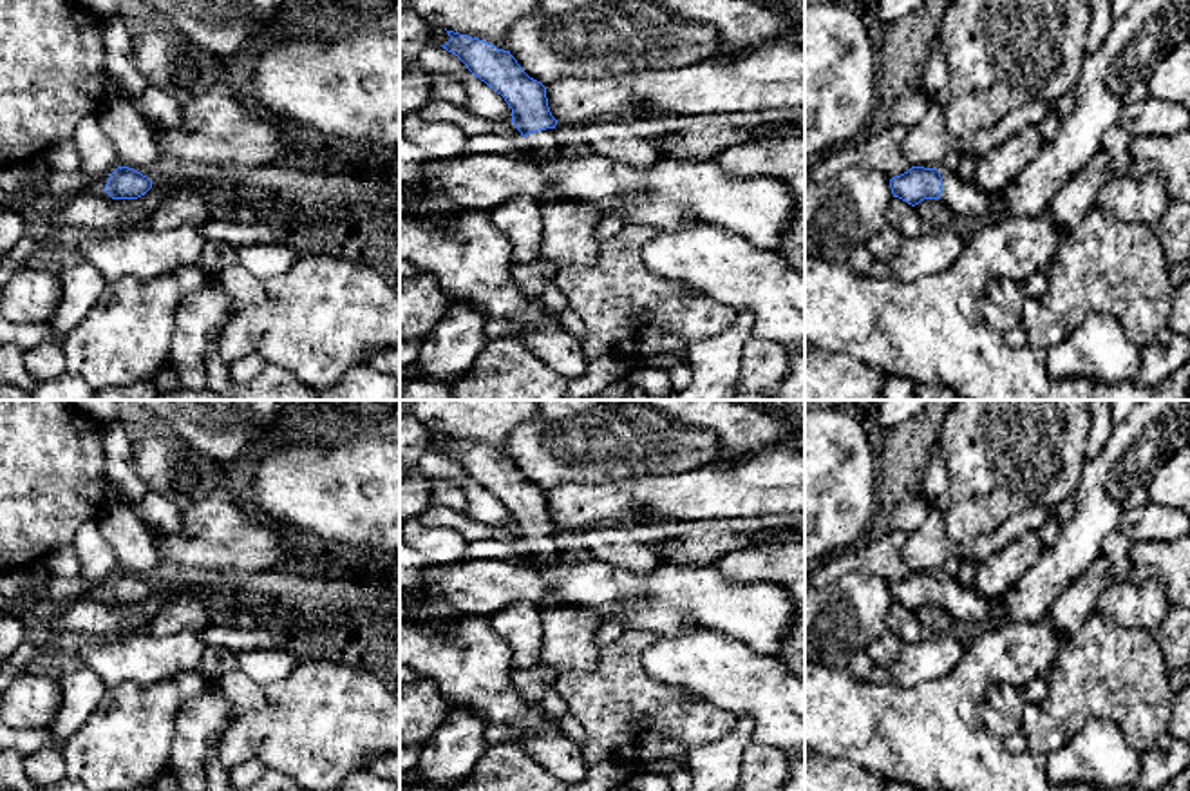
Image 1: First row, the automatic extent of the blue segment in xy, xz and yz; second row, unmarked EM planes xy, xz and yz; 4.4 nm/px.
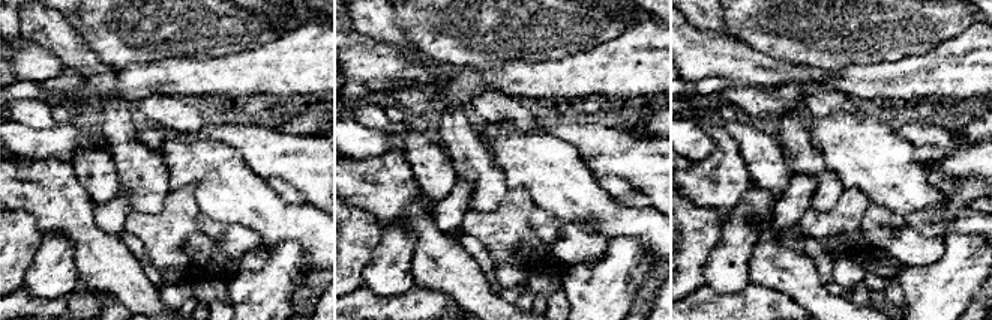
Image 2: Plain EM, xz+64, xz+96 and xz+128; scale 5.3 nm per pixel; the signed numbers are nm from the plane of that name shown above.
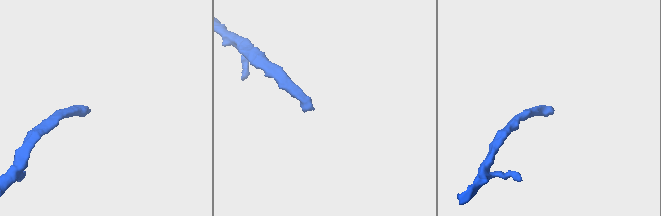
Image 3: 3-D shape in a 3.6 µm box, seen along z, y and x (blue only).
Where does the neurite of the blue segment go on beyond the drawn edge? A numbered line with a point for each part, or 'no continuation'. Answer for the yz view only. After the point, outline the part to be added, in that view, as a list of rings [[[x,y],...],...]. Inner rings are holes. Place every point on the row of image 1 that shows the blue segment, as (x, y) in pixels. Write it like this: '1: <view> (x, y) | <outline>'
1: yz (968, 205) | [[[948,170],[940,172],[940,201],[949,208],[953,219],[960,224],[987,223],[996,212],[1002,199],[1000,192],[982,192],[973,181],[964,181]]]

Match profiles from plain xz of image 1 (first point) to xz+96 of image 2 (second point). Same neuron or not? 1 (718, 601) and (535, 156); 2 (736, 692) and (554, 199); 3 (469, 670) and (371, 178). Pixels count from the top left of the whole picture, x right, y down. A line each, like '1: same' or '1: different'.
1: different
2: same
3: same

